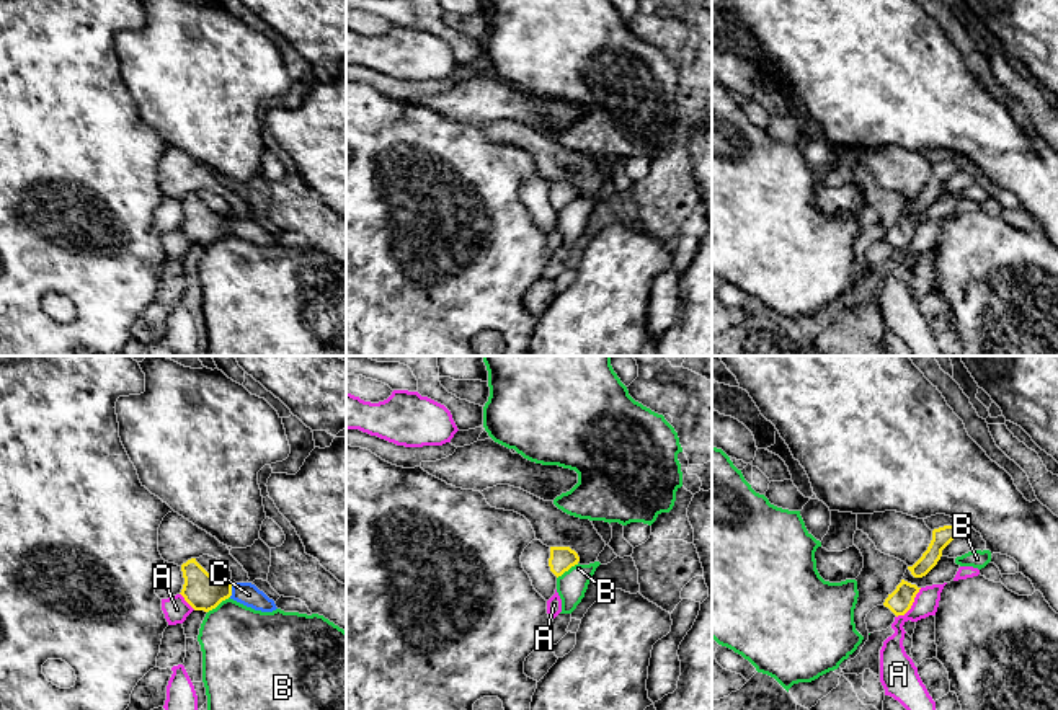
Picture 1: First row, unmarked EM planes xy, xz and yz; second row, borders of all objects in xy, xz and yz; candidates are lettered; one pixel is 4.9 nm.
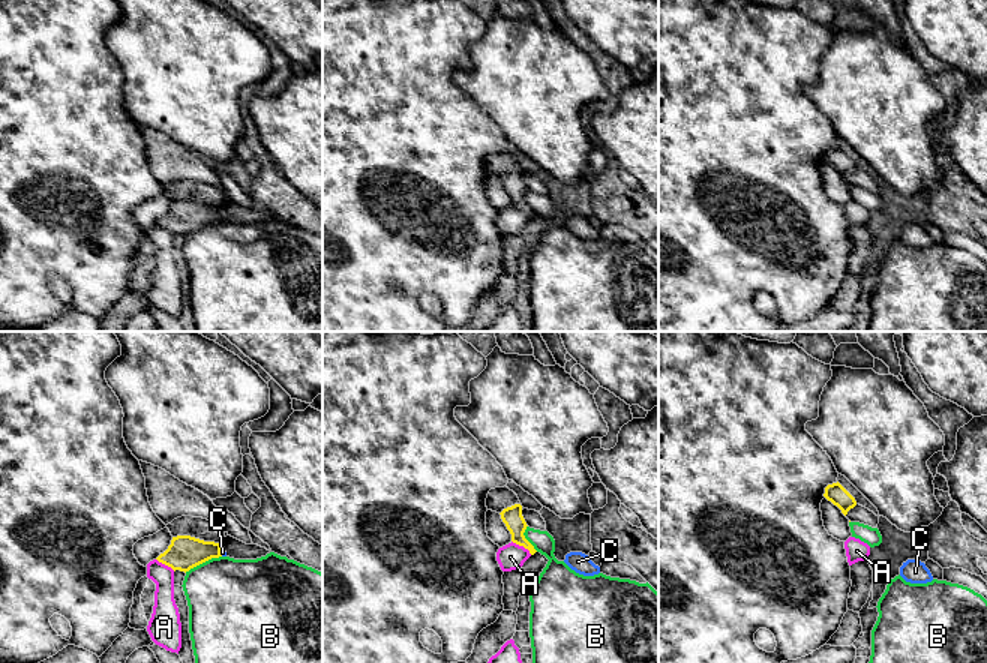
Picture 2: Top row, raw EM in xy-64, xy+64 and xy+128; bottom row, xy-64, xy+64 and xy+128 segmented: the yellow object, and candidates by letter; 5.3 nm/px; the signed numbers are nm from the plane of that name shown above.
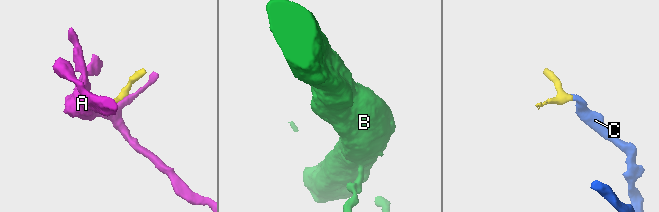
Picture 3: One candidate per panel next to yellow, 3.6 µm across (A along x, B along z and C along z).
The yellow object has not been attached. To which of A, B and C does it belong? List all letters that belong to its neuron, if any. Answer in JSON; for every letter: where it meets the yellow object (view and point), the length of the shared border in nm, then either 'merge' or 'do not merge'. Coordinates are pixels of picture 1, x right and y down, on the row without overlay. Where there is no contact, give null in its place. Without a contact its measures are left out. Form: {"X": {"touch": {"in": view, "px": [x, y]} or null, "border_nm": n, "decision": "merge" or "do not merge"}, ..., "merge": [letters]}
{"A": {"touch": {"in": "yz", "px": [911, 239]}, "border_nm": 200, "decision": "do not merge"}, "B": {"touch": {"in": "xy", "px": [217, 239]}, "border_nm": 140, "decision": "do not merge"}, "C": {"touch": {"in": "xy", "px": [231, 224]}, "border_nm": 70, "decision": "merge"}, "merge": ["C"]}

